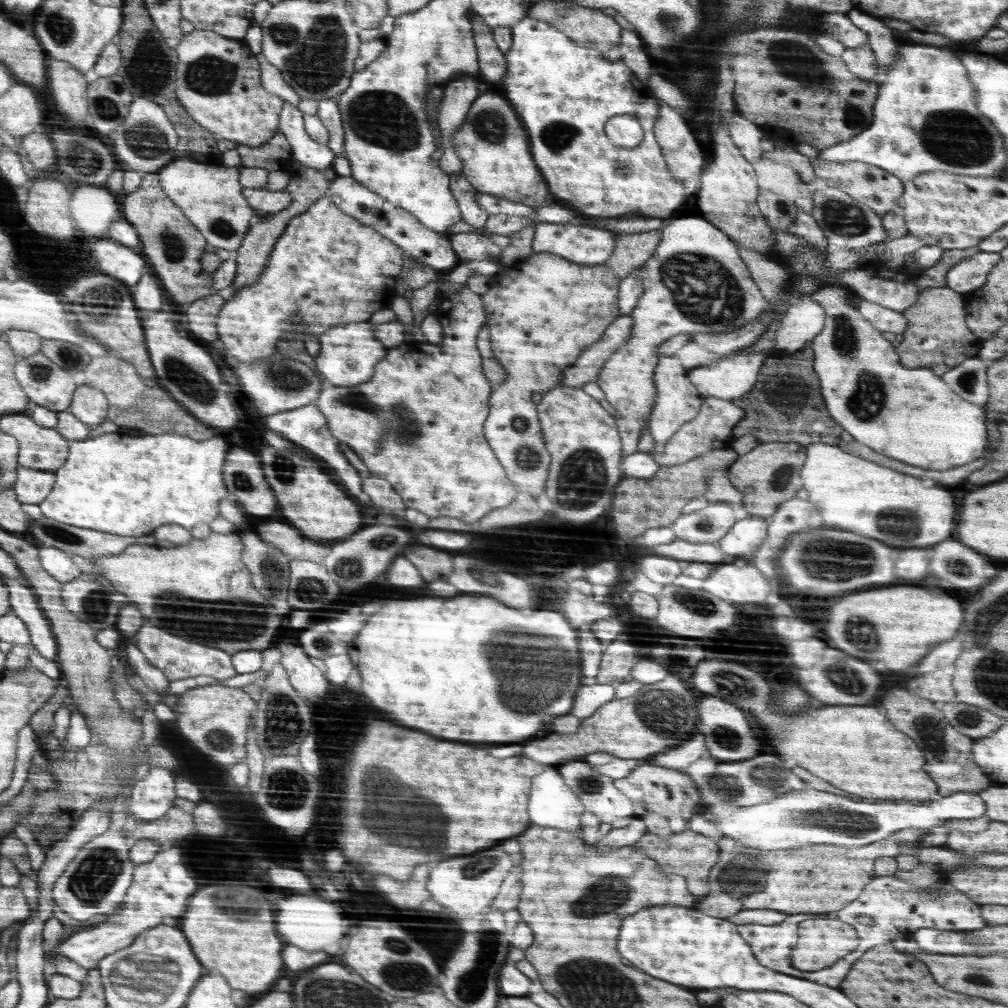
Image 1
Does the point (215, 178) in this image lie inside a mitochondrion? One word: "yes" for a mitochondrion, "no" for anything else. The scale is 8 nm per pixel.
no

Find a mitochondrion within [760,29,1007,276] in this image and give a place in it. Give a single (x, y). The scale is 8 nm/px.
(954, 137)

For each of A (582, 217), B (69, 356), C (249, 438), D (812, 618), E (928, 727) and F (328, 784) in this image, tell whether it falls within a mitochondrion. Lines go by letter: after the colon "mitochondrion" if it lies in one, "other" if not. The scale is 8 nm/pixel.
A: other
B: mitochondrion
C: other
D: other
E: mitochondrion
F: mitochondrion

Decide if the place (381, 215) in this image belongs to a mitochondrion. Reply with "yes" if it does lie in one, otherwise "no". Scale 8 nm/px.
no

